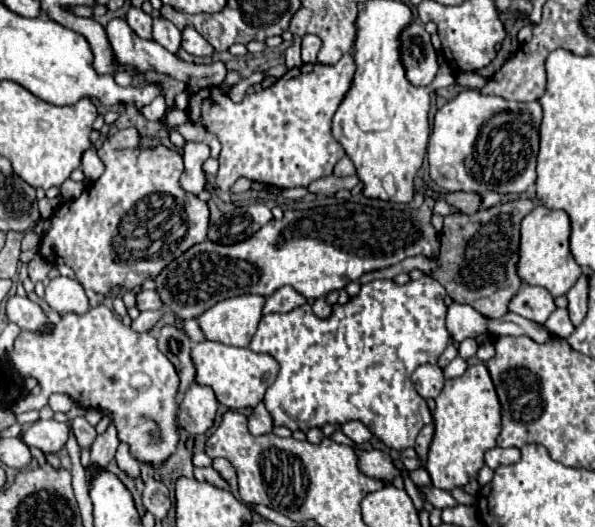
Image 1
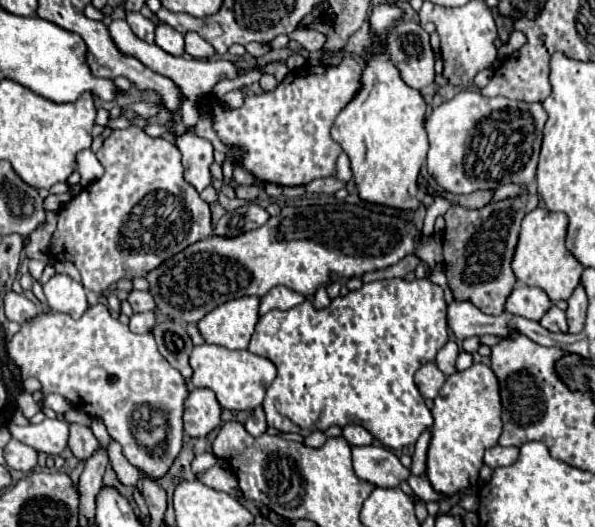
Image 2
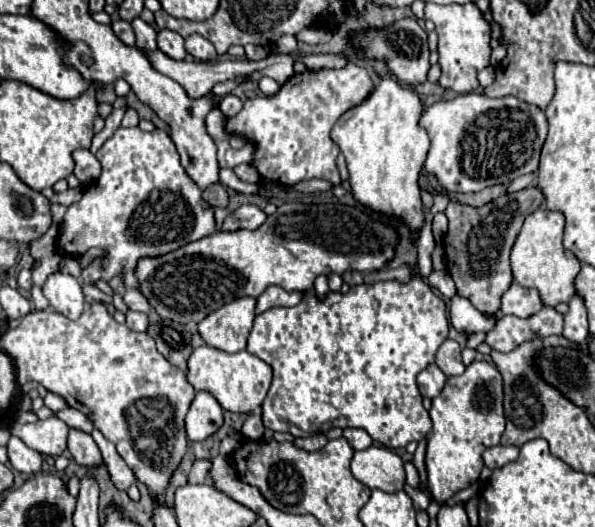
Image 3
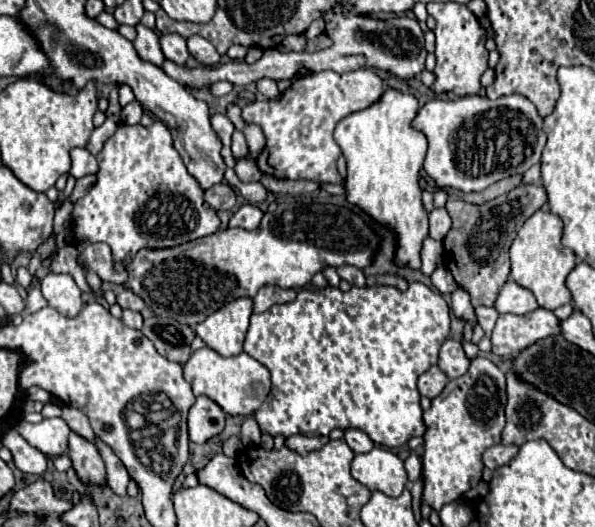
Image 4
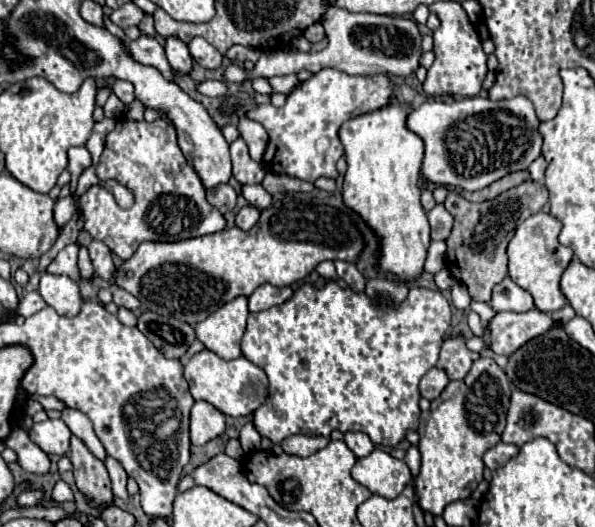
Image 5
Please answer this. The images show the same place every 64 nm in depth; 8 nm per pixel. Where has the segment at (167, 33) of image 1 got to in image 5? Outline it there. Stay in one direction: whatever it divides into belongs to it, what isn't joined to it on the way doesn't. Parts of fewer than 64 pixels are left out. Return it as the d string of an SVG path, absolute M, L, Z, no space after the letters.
M176 36L166 38L164 50L166 50L166 58L168 58L172 70L178 76L184 76L192 70L192 56L188 52L188 46L180 38L176 38Z

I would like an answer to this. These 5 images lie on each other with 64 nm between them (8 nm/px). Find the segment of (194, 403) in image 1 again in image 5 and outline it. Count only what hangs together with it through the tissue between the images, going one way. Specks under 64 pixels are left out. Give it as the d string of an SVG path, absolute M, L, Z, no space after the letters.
M198 400L190 412L190 442L204 446L208 440L224 432L224 414L212 404Z

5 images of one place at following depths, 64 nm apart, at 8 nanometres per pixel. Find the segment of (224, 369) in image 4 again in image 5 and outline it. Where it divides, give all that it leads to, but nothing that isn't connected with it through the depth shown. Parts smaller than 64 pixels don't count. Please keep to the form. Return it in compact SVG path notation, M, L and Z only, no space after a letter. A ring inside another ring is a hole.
M202 350L194 354L188 364L184 366L184 378L190 384L190 392L194 400L206 400L214 404L226 416L248 416L258 406L264 404L268 396L268 376L266 372L252 364L248 358L240 356L234 360L222 360L212 350ZM258 382L260 382L260 398L258 398Z

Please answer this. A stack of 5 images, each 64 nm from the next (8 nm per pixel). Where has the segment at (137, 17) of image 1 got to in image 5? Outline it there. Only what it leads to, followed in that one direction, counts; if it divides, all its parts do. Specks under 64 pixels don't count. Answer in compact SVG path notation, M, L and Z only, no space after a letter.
M140 34L138 40L128 44L128 50L132 52L132 56L136 56L136 60L140 60L140 64L154 66L154 68L158 68L162 72L164 78L174 80L172 68L170 68L166 56L164 56L164 48L162 48L162 44L154 36Z

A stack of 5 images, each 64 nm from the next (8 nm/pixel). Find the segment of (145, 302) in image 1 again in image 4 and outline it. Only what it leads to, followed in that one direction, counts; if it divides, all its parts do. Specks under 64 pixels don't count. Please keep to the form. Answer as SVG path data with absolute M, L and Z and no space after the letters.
M124 288L122 292L118 292L118 304L122 306L122 308L128 308L128 310L144 310L146 308L146 304L144 304L144 300L140 298L140 296L136 296L132 290L128 290L128 288Z

